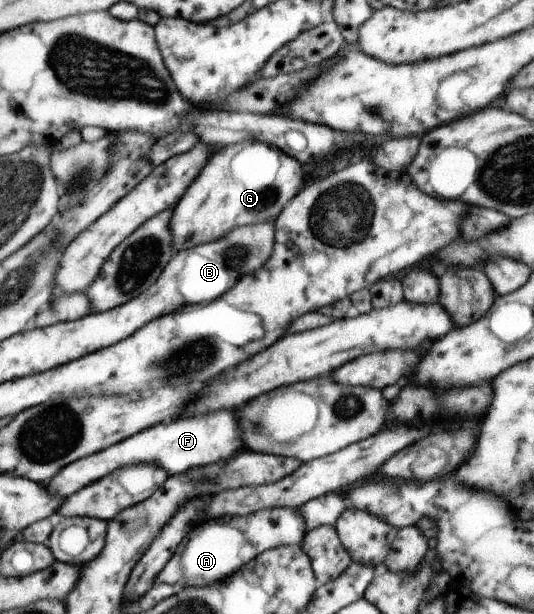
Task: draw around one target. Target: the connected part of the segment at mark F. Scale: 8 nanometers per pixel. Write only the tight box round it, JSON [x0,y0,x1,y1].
[49,410,243,498]

